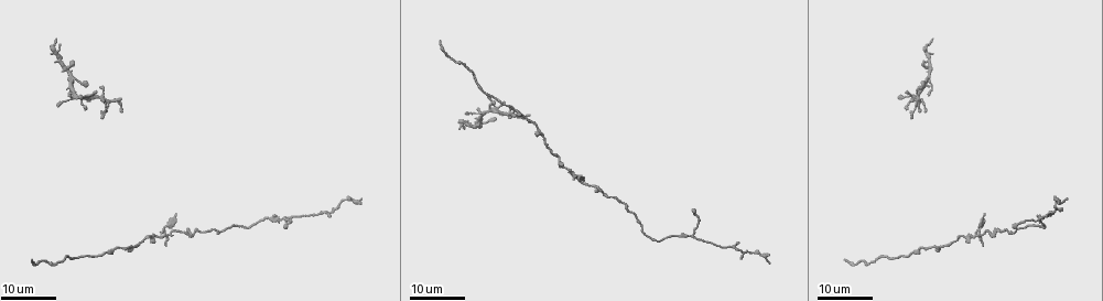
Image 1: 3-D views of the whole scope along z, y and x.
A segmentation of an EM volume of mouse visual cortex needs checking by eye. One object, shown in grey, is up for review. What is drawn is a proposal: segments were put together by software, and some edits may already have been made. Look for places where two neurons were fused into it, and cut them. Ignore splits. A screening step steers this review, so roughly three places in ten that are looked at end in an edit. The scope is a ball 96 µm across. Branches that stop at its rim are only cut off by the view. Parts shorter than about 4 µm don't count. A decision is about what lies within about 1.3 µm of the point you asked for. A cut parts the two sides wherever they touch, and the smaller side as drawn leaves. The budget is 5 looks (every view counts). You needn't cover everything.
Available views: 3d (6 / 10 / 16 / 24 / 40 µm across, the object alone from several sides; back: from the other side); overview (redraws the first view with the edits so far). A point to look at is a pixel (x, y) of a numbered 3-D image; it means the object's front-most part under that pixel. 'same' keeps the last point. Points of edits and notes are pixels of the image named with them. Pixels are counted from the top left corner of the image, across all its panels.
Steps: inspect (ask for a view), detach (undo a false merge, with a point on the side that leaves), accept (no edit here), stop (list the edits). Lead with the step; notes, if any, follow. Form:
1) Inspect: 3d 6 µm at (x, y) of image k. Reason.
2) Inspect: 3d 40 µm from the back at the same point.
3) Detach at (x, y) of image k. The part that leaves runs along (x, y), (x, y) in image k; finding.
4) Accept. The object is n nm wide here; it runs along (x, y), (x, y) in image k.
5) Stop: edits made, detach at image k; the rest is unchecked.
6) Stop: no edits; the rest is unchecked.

Inspect: 3d 16 µm at (163, 234) of image 1. Looks like a crossing.

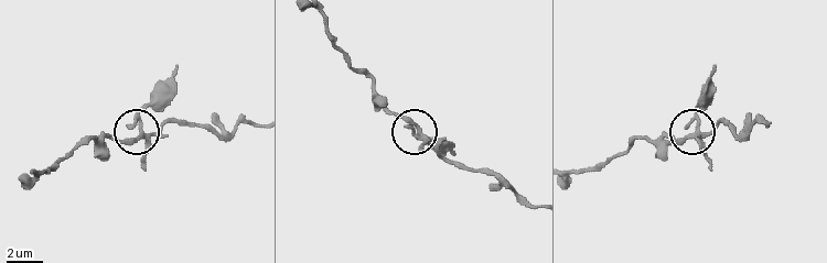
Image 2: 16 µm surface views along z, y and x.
Inspect: 3d 10 µm at (692, 136) of image 2. Zoom in.

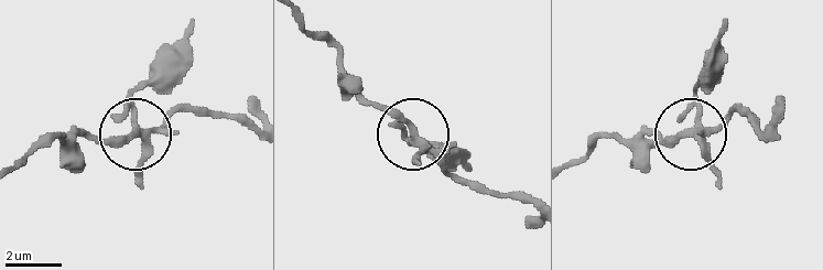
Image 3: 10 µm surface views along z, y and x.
Detach at (139, 89) of image 3. The side arm is 40 µm long; two neurons meet here.

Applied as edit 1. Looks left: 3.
Inspect: overview.

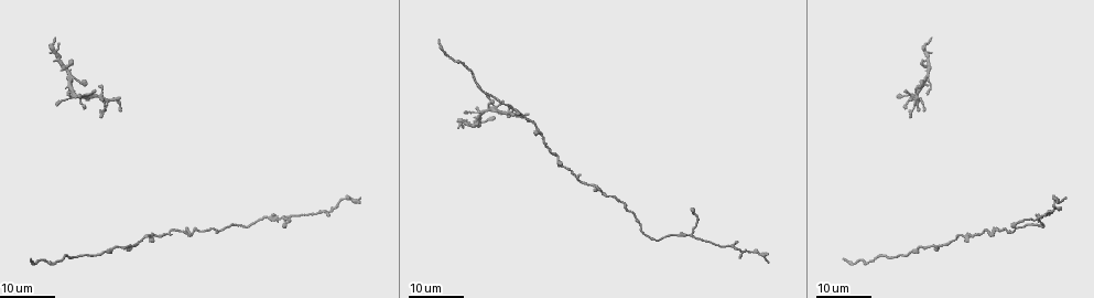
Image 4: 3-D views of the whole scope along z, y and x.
Inspect: 3d 16 µm at (209, 230) of image 4. Calibre changes.

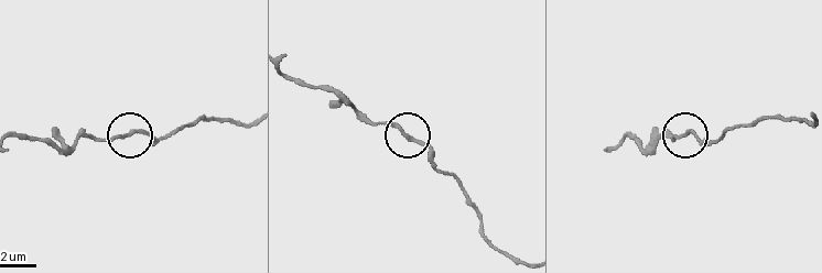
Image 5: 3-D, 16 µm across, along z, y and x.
Inspect: 3d 6 µm at (131, 132) of image 5.

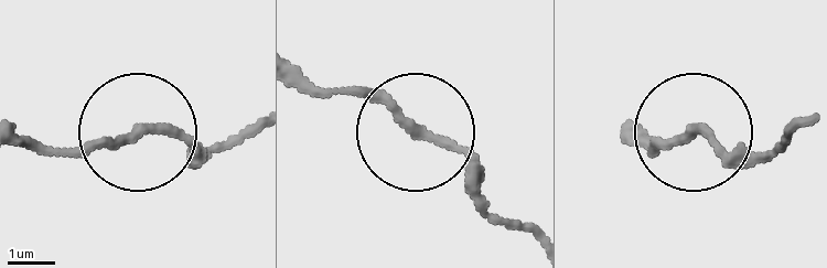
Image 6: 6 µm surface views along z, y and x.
Accept. It runs along (297, 67), (367, 92), (451, 147), (482, 202) in image 6; one neuron here.

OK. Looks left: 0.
Stop: edits made, detach at image 3; the rest is unchecked.

